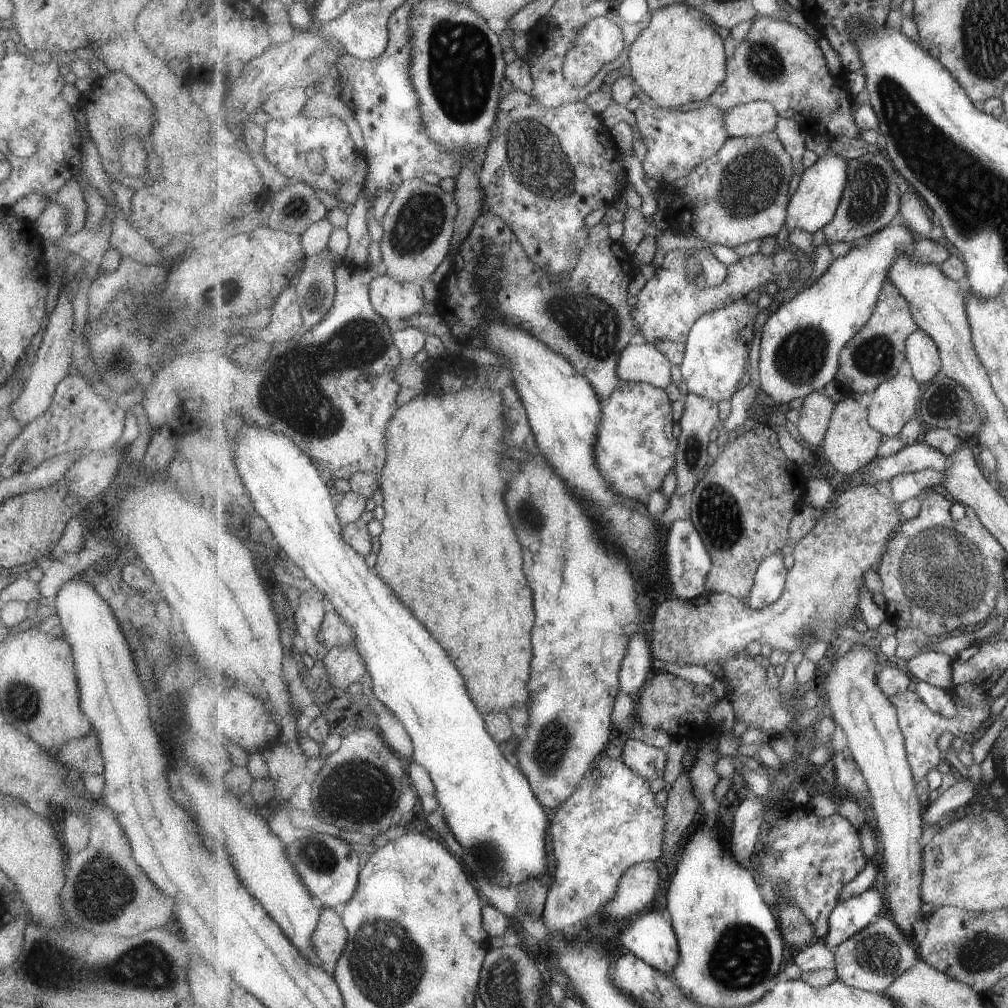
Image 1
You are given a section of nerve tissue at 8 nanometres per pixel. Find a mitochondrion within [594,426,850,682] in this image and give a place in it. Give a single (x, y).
(718, 512)

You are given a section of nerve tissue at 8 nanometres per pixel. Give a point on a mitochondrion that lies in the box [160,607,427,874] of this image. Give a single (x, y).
(361, 791)

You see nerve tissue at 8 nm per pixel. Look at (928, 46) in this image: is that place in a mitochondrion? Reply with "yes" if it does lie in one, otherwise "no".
no

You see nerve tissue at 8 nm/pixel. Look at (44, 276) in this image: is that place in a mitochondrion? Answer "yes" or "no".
no

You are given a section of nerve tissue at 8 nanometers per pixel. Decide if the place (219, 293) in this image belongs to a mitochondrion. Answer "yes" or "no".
yes

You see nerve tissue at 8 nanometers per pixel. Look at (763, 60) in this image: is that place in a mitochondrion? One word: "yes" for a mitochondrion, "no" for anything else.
yes

